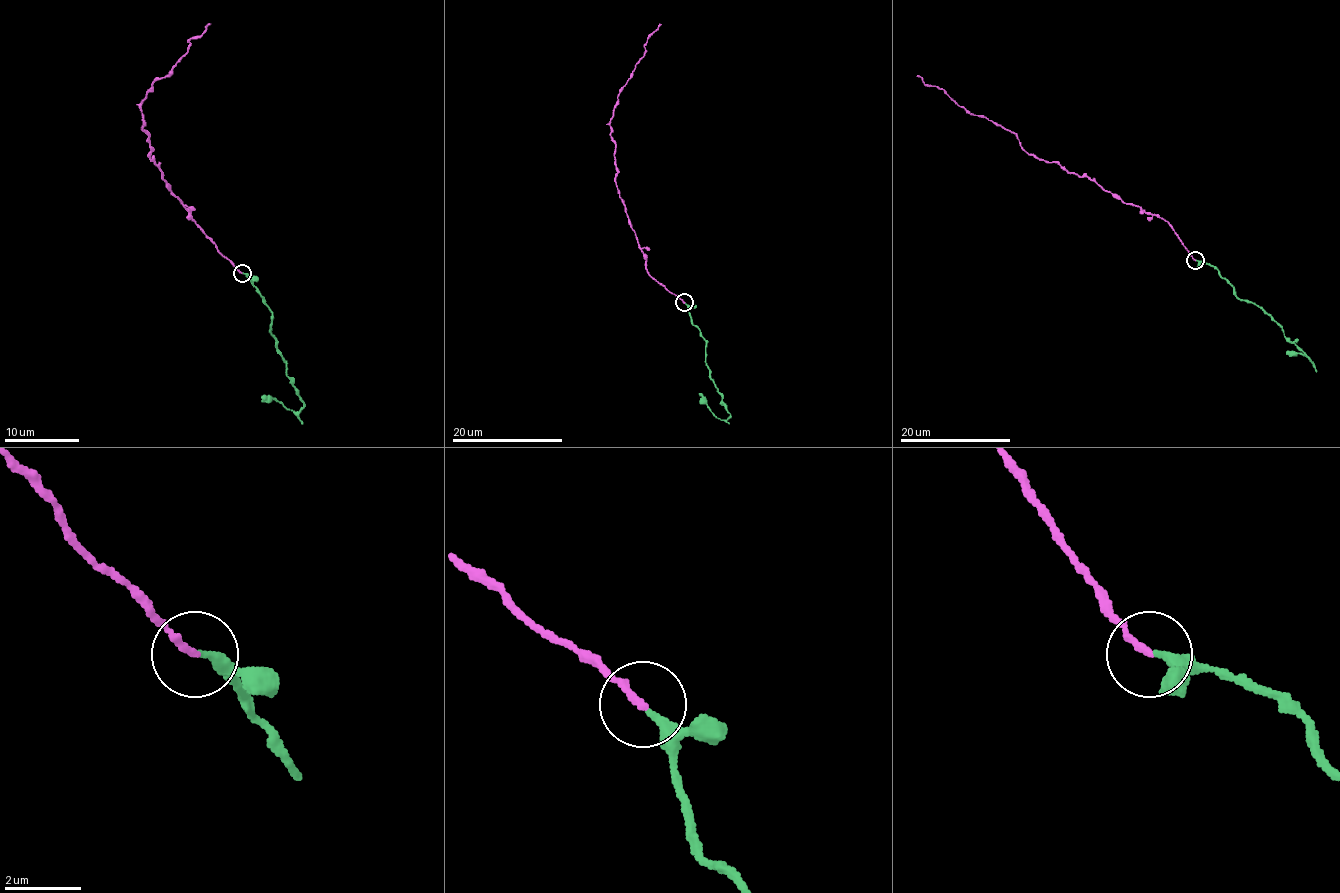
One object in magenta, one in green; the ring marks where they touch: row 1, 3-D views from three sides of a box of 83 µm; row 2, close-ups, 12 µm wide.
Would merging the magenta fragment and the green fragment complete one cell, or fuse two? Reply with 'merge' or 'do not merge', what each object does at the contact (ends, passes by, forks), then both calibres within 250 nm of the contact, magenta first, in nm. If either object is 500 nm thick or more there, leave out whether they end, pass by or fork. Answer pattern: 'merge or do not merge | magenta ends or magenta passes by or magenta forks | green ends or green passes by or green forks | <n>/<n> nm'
merge | magenta ends | green passes by | 190/200 nm

